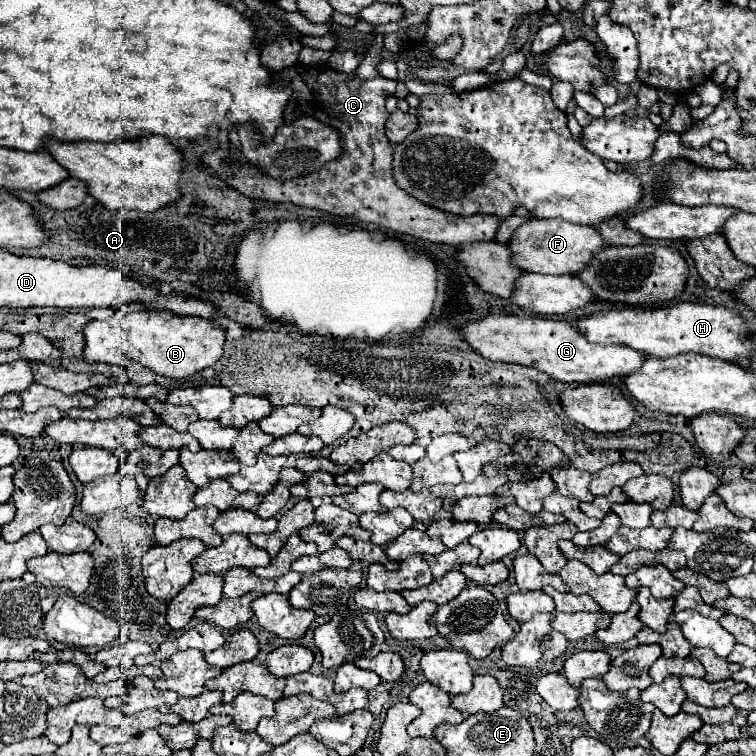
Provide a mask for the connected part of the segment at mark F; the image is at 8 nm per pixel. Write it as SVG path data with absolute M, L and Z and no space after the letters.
M528 219L512 233L508 247L512 249L512 265L524 271L544 275L576 275L584 269L584 265L588 265L592 253L598 253L608 245L594 227L568 223L564 219Z

